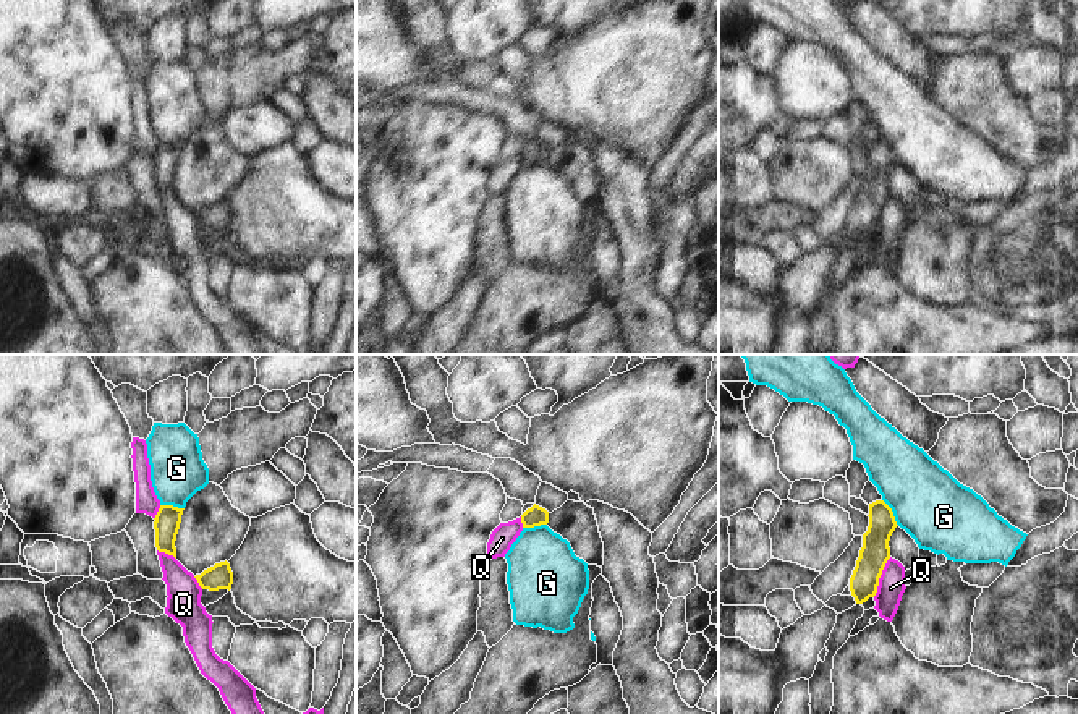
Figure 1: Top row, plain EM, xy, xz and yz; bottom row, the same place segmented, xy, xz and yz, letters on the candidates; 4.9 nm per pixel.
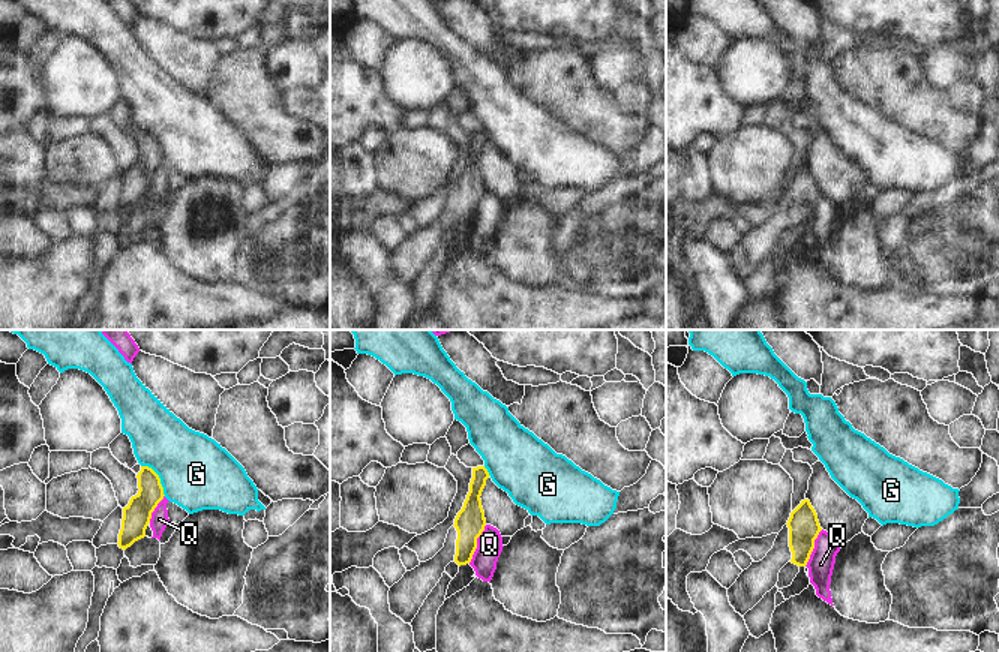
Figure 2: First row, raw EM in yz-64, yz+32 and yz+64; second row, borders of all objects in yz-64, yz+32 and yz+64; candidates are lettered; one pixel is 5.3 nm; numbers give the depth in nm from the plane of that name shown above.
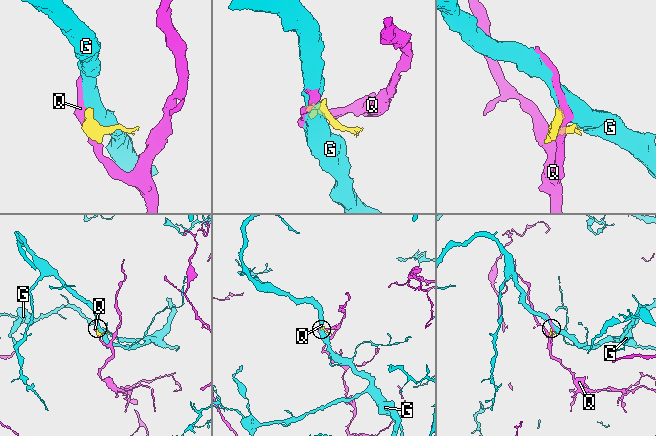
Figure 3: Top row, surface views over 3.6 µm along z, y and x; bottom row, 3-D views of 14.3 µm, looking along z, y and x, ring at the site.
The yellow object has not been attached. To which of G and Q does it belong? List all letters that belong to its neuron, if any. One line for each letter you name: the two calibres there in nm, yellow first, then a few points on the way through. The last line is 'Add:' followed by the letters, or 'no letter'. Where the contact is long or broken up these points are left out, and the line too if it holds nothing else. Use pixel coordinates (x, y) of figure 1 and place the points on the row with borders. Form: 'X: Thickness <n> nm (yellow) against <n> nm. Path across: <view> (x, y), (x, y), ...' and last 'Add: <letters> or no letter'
Add: no letter.

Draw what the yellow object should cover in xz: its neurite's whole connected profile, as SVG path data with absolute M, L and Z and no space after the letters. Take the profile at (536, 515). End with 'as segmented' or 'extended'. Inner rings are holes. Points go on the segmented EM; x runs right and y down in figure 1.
M533 505L521 515L523 528L534 528L549 523L549 512L539 505Z; as segmented

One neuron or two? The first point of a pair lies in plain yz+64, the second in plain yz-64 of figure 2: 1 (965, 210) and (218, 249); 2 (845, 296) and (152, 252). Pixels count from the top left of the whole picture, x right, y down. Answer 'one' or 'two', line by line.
1: two
2: one

